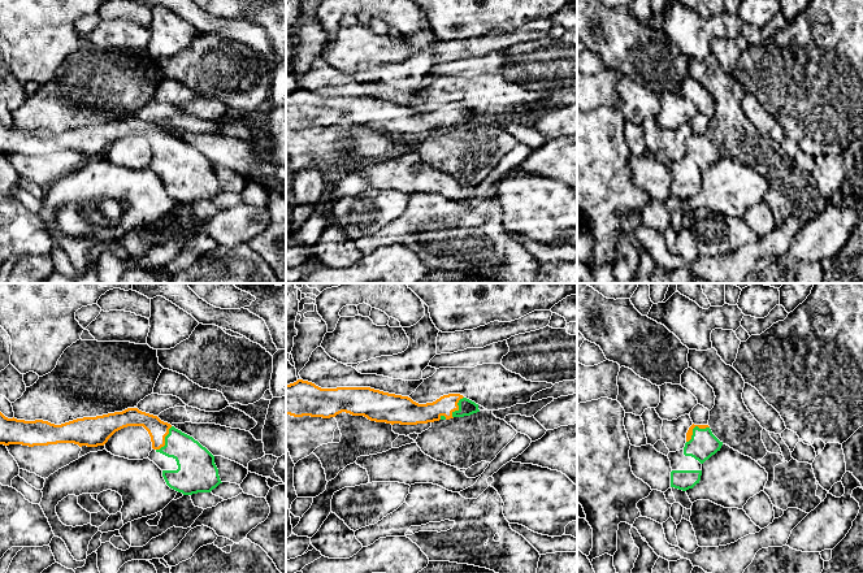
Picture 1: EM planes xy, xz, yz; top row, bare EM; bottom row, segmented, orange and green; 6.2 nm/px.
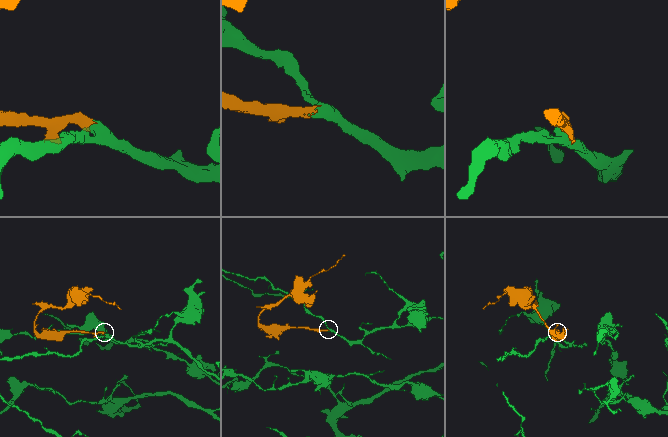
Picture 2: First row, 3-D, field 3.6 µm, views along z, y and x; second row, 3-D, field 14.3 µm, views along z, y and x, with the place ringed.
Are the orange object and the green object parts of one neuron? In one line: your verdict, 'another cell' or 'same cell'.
same cell

